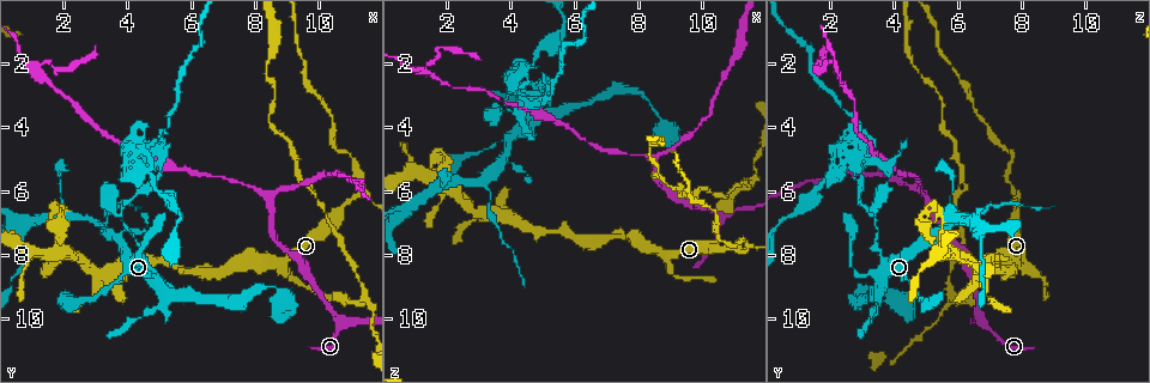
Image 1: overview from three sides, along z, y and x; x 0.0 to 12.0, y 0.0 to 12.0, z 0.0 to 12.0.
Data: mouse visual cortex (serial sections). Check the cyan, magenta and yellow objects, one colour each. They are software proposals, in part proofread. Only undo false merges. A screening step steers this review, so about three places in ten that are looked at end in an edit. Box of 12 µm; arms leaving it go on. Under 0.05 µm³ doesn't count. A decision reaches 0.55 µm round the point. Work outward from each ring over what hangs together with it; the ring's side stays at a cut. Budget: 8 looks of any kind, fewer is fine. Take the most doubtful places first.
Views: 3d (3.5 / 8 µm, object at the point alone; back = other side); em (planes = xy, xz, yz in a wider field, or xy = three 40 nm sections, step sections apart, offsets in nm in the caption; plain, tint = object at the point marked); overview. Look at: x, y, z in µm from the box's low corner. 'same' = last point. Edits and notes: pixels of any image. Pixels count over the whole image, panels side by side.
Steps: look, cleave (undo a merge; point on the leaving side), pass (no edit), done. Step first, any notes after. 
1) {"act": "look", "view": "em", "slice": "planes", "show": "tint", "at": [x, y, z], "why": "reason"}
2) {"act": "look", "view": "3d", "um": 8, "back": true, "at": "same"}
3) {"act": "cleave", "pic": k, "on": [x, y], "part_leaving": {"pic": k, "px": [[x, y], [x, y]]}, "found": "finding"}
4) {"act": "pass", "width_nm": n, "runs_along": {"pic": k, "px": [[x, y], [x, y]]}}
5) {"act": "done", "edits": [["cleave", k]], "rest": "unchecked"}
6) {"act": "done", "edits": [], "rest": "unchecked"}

{"act": "look", "view": "3d", "um": 8, "at": [1.8, 6.7, 5.4], "why": "abrupt turn"}

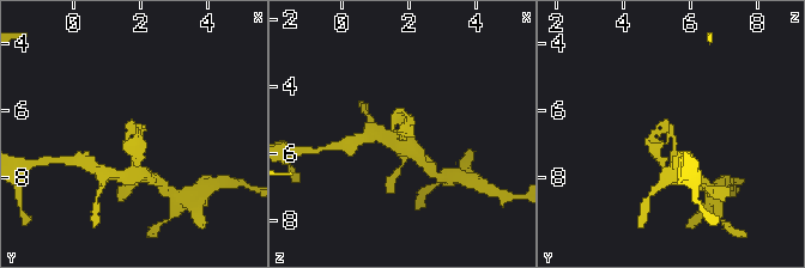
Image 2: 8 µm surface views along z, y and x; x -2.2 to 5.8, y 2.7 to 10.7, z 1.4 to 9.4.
{"act": "look", "view": "3d", "um": 3.5, "back": true, "at": [1.7, 6.7, 5.4]}

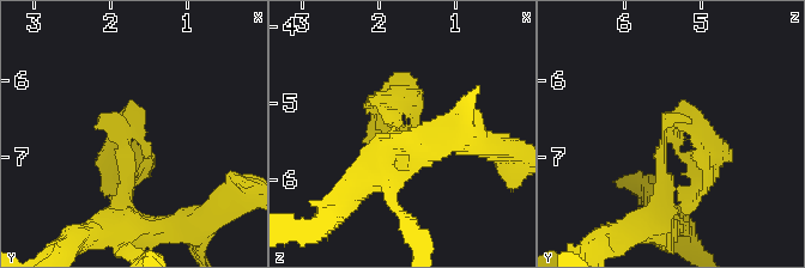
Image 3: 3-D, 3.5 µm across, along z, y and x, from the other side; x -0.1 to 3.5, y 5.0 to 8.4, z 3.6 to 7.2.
{"act": "look", "view": "em", "slice": "xy", "step": 1, "show": "tint", "at": [1.75, 6.70, 5.40]}

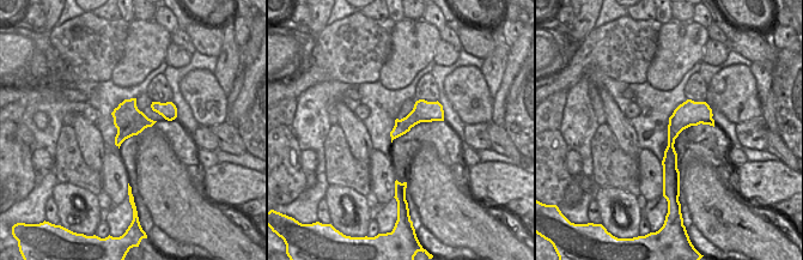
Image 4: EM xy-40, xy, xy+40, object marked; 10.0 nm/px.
{"act": "pass", "runs_along": {"pic": 3, "px": [[657, 211], [721, 159]]}, "found": "continuous, no second cell"}

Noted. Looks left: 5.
{"act": "look", "view": "3d", "um": 3.5, "at": [11.3, 6.2, 7.8], "why": "arms part here"}

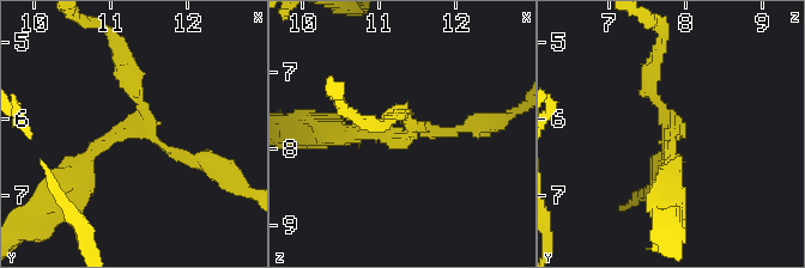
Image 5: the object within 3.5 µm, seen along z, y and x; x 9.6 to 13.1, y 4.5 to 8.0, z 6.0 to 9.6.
{"act": "look", "view": "em", "slice": "xy", "step": 2, "show": "plain", "at": [11.30, 6.15, 7.90], "arms": 3, "arm_widths_nm": [150, 200, 200], "why": "need the tissue"}

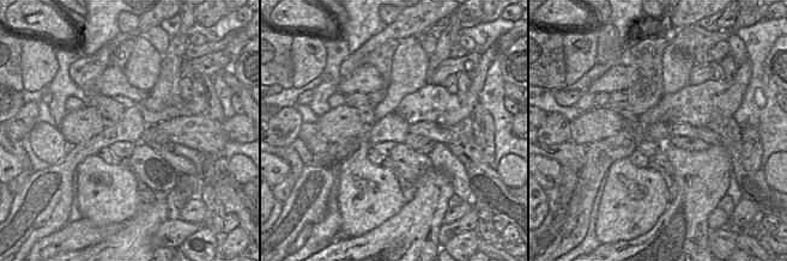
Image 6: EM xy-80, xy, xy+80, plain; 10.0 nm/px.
{"act": "look", "view": "em", "slice": "xy", "step": 2, "show": "tint", "at": "same"}

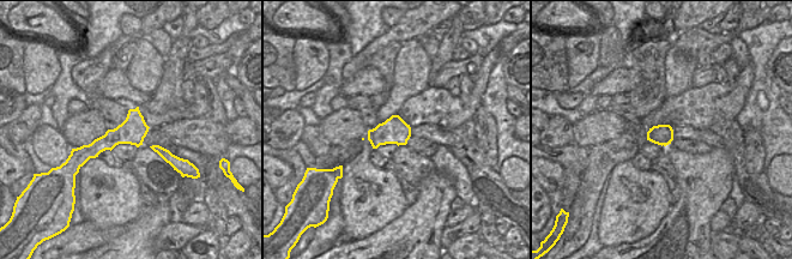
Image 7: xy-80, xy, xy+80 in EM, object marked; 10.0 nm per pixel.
{"act": "cleave", "pic": 5, "on": [134, 86], "found": "two cells meet here"}

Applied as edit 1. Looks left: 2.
{"act": "done", "edits": [["cleave", 5]], "rest": "unchecked"}

